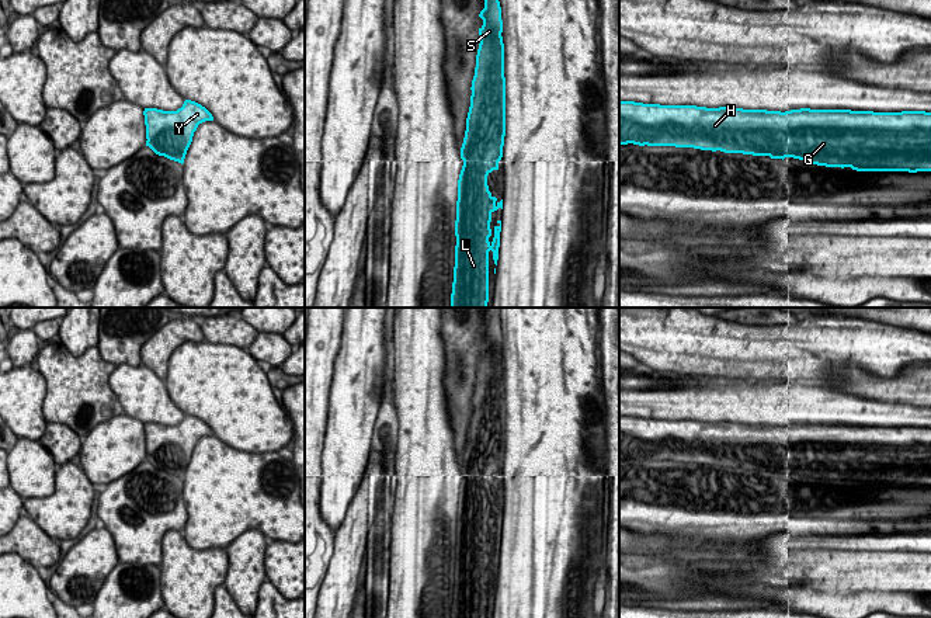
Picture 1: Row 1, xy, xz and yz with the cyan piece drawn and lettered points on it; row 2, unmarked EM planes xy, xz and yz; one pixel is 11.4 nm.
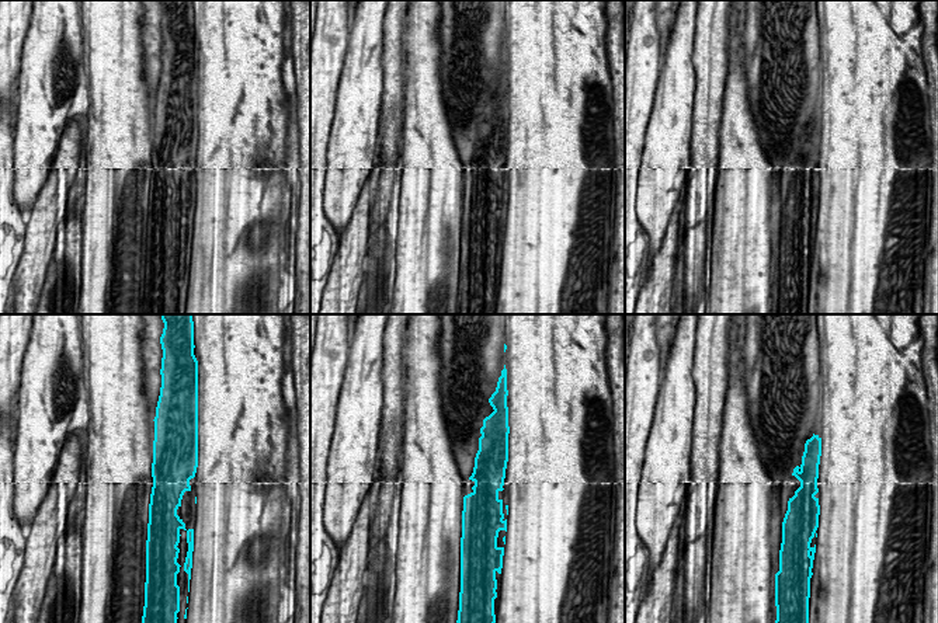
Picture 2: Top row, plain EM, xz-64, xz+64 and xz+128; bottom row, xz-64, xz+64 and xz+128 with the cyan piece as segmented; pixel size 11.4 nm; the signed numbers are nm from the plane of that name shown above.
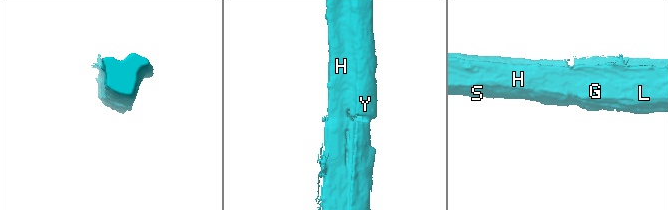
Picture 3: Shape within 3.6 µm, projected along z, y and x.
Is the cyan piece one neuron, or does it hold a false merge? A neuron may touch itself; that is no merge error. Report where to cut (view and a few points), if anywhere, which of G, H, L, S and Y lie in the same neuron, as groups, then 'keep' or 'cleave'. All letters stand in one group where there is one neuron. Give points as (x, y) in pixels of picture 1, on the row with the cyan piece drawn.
cut none; groups G H L S Y; keep

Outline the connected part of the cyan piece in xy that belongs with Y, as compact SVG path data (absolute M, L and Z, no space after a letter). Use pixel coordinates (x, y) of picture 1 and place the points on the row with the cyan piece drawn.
M185 100L177 111L145 108L146 146L156 154L184 163L198 125L213 121L212 114L201 104Z

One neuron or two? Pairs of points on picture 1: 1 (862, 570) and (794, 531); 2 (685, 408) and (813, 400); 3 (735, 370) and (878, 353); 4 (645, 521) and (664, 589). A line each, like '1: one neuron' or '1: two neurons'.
1: two neurons
2: one neuron
3: one neuron
4: two neurons

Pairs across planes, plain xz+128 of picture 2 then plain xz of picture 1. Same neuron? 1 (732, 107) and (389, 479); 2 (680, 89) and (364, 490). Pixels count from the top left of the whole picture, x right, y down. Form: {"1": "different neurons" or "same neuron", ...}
{"1": "different neurons", "2": "different neurons"}

